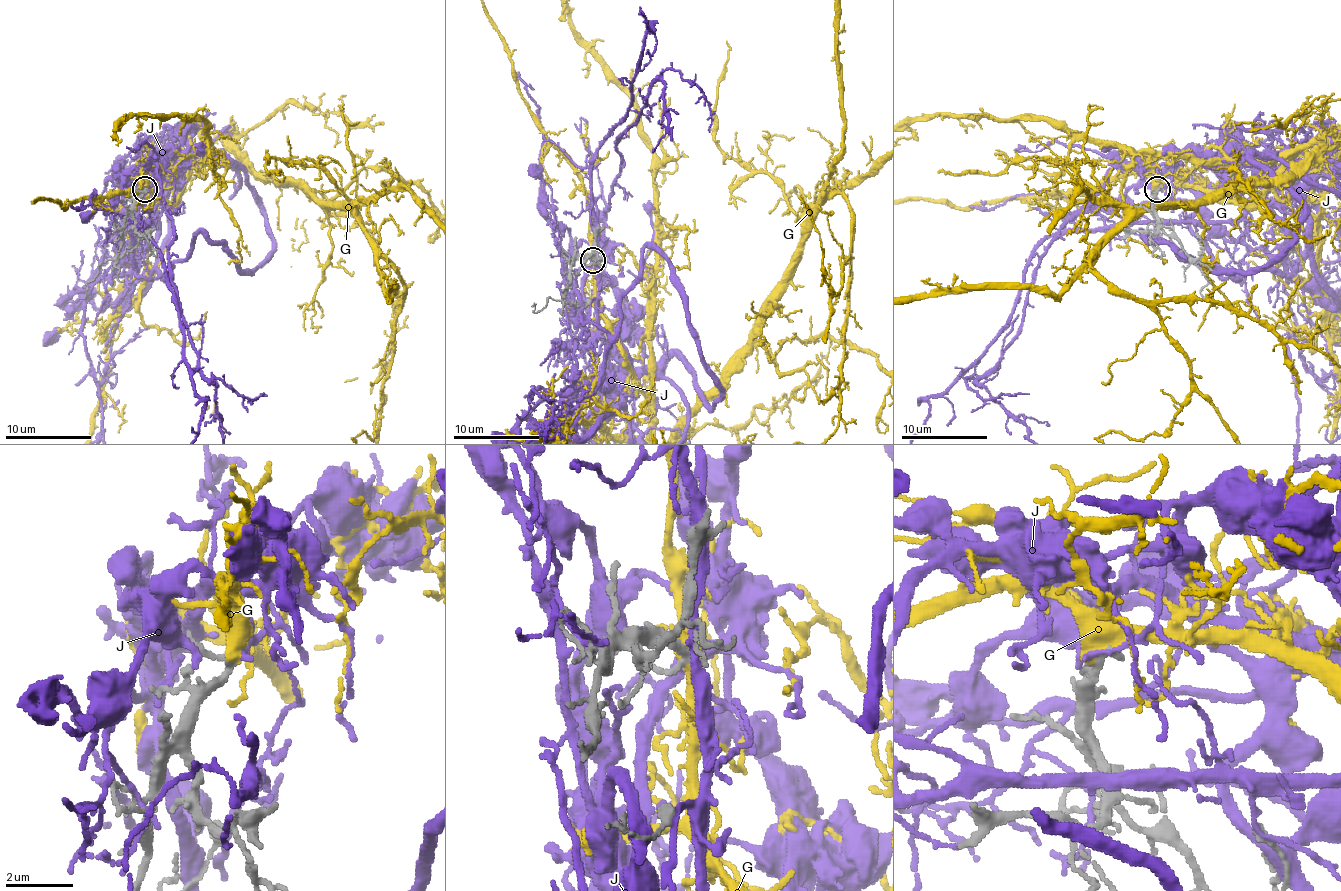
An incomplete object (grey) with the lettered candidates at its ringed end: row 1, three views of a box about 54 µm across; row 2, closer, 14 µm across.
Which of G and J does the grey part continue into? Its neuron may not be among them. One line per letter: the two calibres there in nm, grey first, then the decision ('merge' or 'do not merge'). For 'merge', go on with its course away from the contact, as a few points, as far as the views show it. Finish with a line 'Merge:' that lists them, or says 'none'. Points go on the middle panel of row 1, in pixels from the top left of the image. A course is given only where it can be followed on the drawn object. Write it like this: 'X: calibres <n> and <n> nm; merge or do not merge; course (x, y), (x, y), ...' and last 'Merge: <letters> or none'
G: calibres 220 and 440 nm; merge
J: calibres 200 and 120 nm; do not merge
Merge: G

